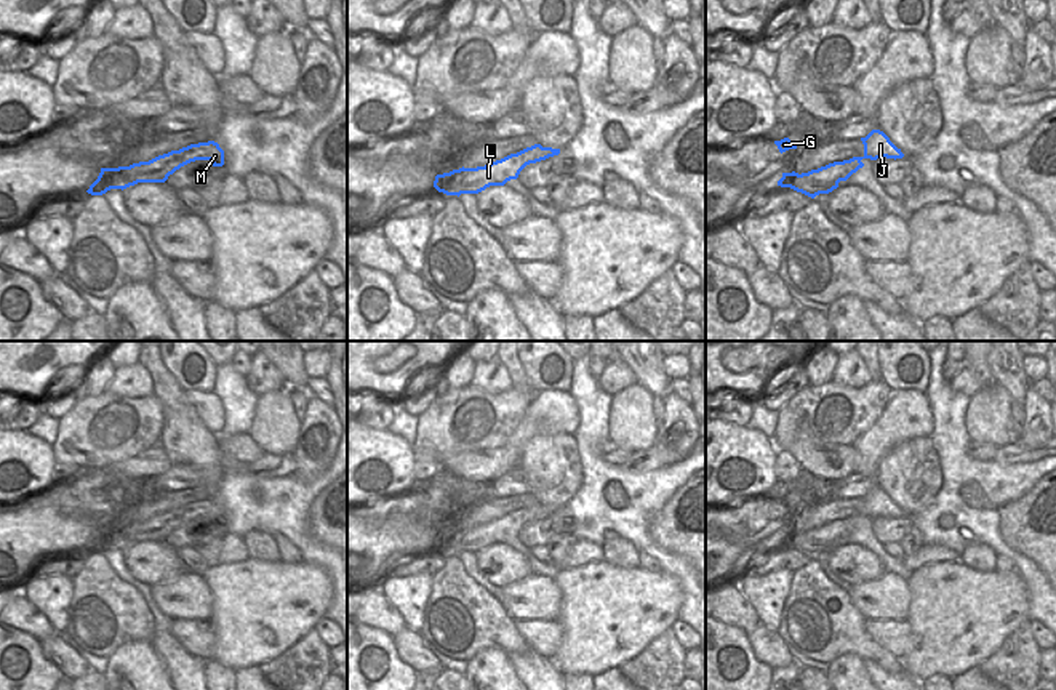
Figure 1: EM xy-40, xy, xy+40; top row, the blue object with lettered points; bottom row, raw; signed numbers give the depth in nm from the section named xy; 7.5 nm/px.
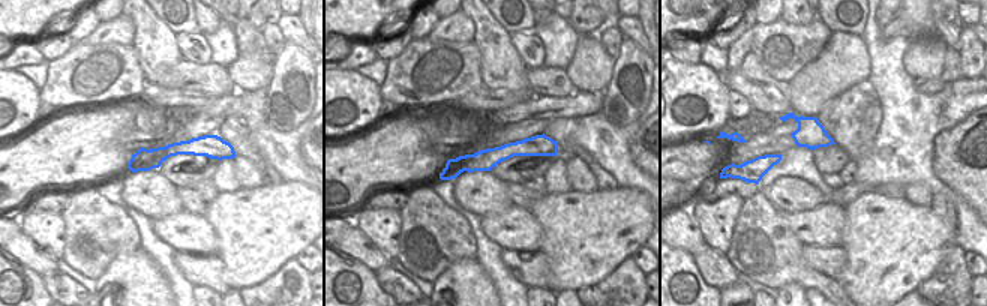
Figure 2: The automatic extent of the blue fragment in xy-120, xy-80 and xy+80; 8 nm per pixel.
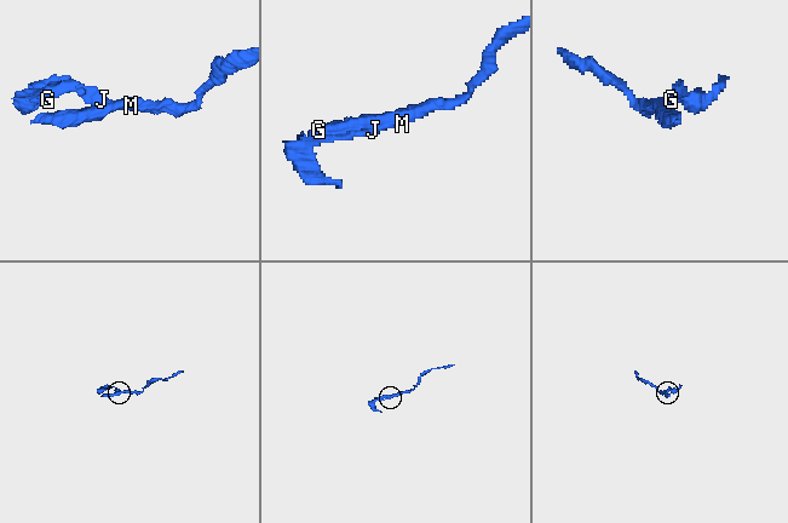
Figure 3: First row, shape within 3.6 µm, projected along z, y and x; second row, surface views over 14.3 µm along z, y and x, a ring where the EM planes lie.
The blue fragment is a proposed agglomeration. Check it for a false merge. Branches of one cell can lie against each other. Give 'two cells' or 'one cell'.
two cells

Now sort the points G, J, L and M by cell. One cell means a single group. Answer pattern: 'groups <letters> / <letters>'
groups G J / L M

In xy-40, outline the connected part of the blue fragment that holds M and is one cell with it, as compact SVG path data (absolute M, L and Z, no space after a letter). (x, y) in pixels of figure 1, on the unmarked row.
M208 499L171 509L149 520L118 527L101 527L98 538L86 551L102 554L110 548L123 549L138 541L165 541L176 528L195 519L210 519L213 525L222 525L224 509L218 501Z

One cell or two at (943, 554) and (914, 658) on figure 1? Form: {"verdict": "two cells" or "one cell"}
{"verdict": "two cells"}

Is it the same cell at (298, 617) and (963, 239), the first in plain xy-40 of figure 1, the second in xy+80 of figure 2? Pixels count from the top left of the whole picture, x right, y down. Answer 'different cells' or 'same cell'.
different cells

